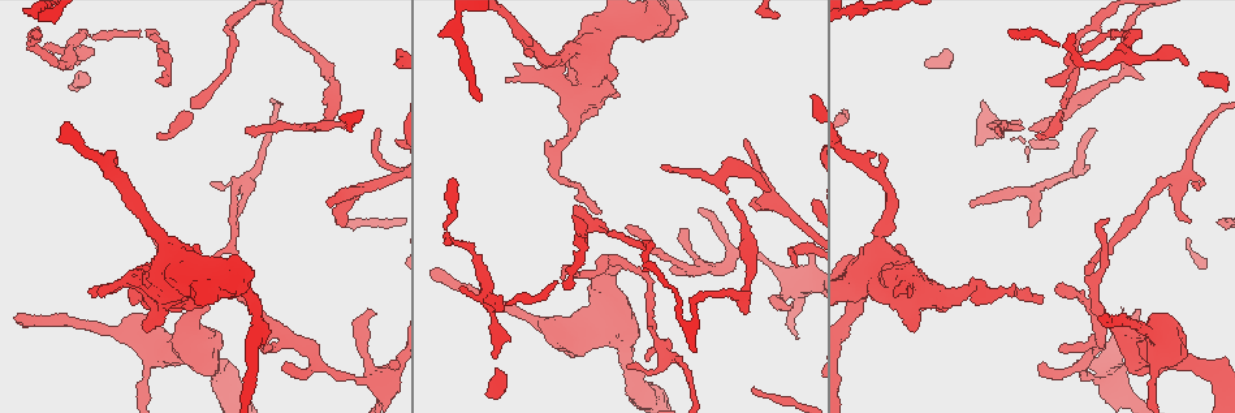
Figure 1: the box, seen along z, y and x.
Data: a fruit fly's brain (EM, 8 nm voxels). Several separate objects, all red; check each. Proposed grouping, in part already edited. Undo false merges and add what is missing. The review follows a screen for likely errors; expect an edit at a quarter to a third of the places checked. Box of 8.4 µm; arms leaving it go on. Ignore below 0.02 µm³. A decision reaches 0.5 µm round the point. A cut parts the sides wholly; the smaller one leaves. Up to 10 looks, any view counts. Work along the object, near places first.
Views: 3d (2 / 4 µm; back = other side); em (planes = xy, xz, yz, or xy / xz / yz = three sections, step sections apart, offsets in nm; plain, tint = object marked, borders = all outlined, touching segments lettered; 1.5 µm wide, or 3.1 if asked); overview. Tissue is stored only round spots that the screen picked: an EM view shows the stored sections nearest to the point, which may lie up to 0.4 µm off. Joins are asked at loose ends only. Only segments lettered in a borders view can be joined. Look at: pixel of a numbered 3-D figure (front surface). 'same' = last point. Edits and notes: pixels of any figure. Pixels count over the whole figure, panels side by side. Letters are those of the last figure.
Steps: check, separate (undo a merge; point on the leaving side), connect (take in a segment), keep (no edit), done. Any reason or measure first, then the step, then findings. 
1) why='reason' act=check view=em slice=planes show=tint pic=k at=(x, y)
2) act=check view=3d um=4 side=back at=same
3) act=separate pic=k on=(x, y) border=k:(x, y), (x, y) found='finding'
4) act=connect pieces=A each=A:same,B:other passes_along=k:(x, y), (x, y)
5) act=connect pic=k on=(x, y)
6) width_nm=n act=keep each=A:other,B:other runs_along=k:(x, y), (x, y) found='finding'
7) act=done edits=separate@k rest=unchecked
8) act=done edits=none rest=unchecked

act=check view=3d um=2 pic=1 at=(460, 290)

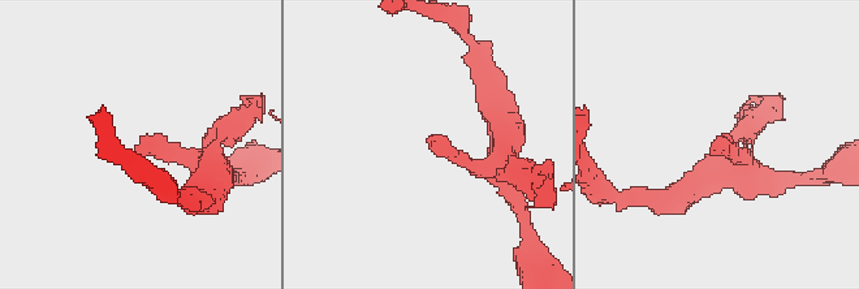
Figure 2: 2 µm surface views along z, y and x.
why='now the EM' act=check view=em slice=xy step=8 show=tint pic=2 at=(134, 146)

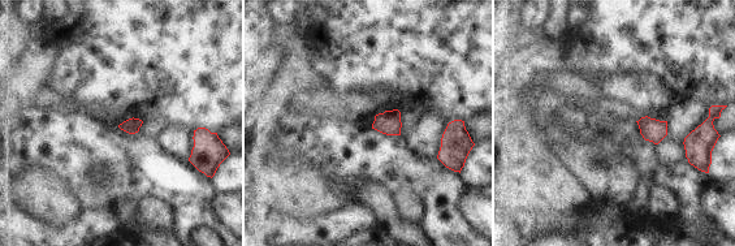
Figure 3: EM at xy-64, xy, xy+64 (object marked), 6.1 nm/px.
act=check view=em slice=xz step=4 show=borders at=same

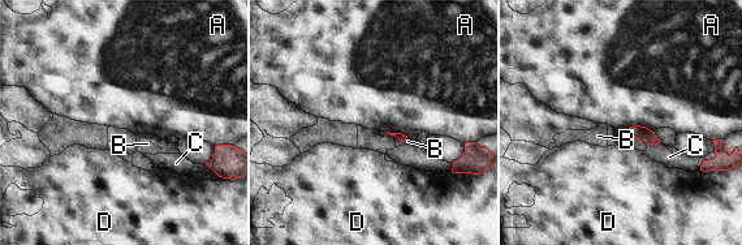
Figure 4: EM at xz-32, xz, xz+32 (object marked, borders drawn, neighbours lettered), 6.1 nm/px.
act=keep each=A:other,B:other,C:other,D:other border=4:(629, 127), (645, 125), (652, 132) found='none of them fits'

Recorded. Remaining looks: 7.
why='an open end' act=check view=em slice=planes show=borders pic=1 at=(1098, 347)

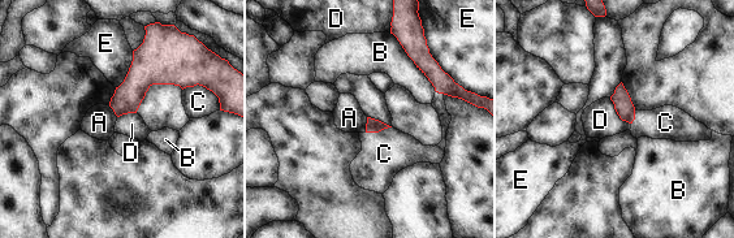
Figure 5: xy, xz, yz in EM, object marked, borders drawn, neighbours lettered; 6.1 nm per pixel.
act=keep each=A:other,B:other,C:other,D:other,E:other border=5:(609, 98), (616, 113), (630, 124) found='none of them fits'

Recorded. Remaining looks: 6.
why='thin end' act=check view=em slice=xy step=8 show=borders pic=1 at=(646, 360)

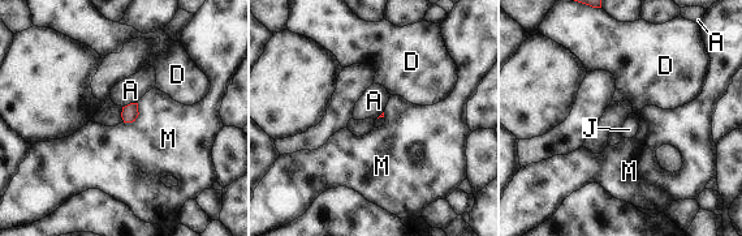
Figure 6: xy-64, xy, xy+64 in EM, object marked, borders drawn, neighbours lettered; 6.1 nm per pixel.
act=keep each=A:other,D:other,J:other,M:other border=6:(137, 102), (130, 102), (123, 107) found='none of them fits'

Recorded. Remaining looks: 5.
why='branch stops here' act=check view=em slice=xy step=8 show=tint pic=1 at=(1028, 227)

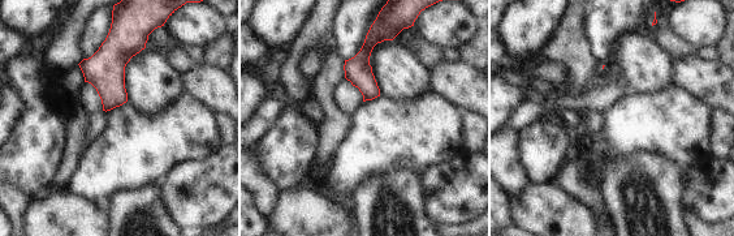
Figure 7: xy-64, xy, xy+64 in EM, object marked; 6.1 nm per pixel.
why='another direction' act=check view=em slice=planes show=borders at=same

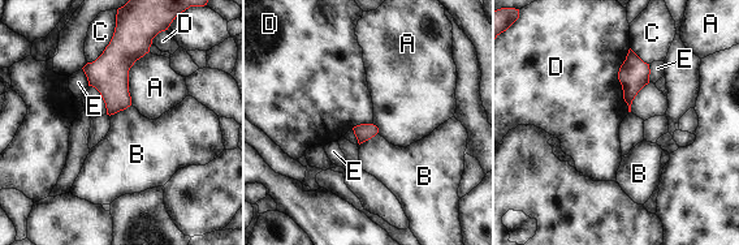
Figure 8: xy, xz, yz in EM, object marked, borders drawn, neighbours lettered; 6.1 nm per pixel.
act=keep each=A:other,B:other,C:other,D:other,E:other found='none of them fits'

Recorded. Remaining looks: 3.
act=done edits=none rest=unchecked

